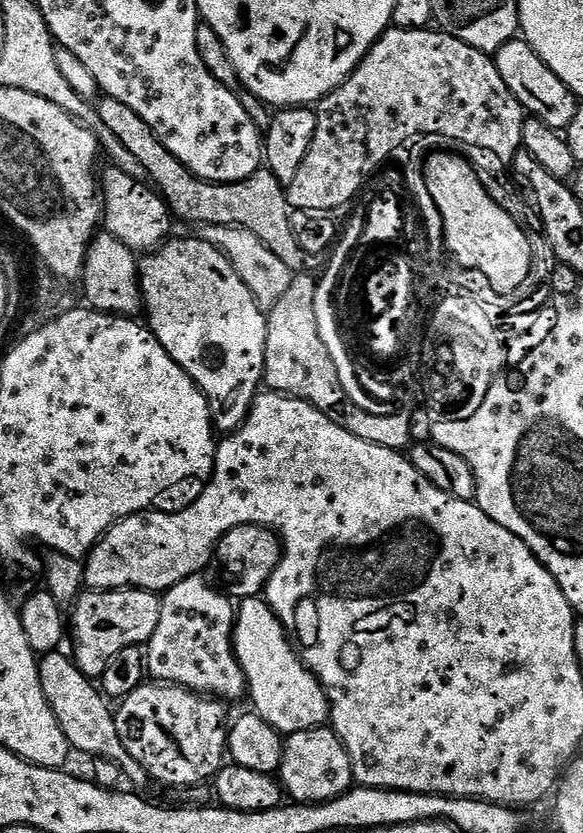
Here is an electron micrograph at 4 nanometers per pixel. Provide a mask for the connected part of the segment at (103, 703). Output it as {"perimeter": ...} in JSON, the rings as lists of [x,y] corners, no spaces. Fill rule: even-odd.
{"perimeter":[[[64,650],[45,652],[39,657],[42,691],[46,696],[46,702],[54,712],[62,733],[69,740],[69,746],[77,753],[85,752],[88,756],[101,756],[112,764],[120,764],[124,776],[129,780],[131,787],[136,790],[144,790],[150,784],[148,772],[134,757],[122,746],[120,735],[116,729],[116,717],[109,701],[99,687],[88,677],[82,674],[75,659],[68,656]]]}

